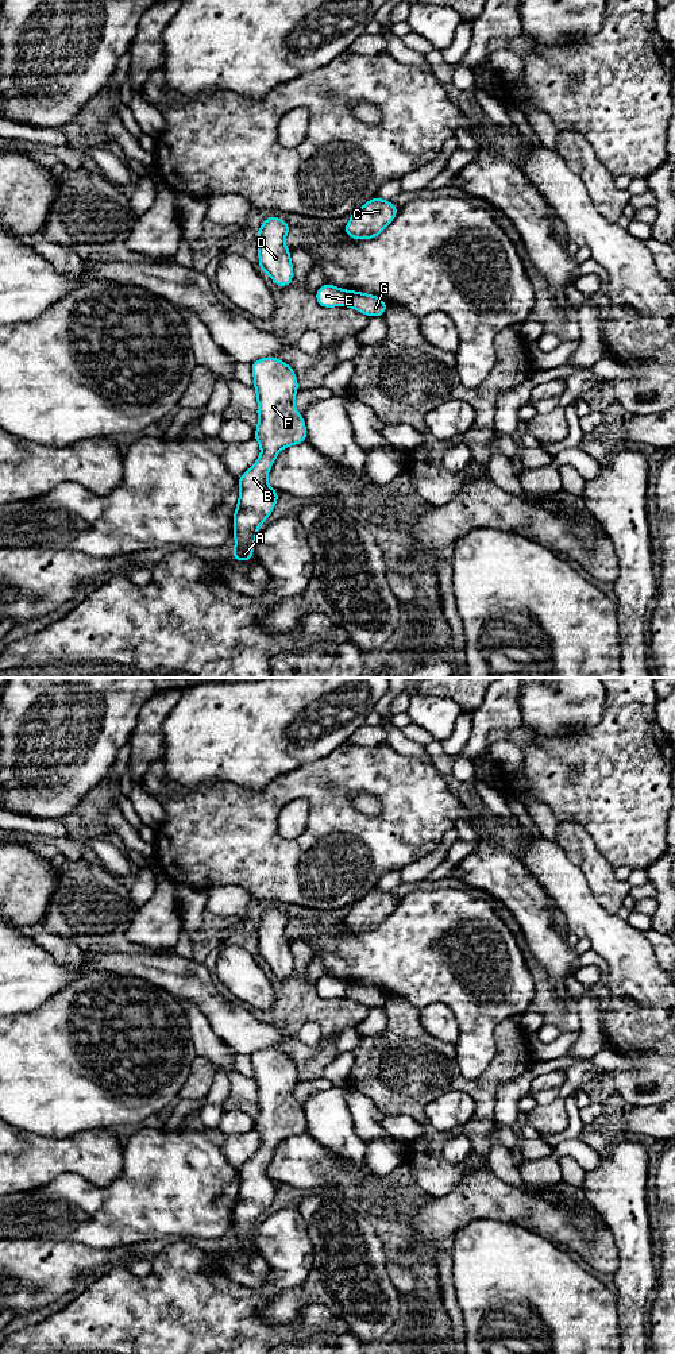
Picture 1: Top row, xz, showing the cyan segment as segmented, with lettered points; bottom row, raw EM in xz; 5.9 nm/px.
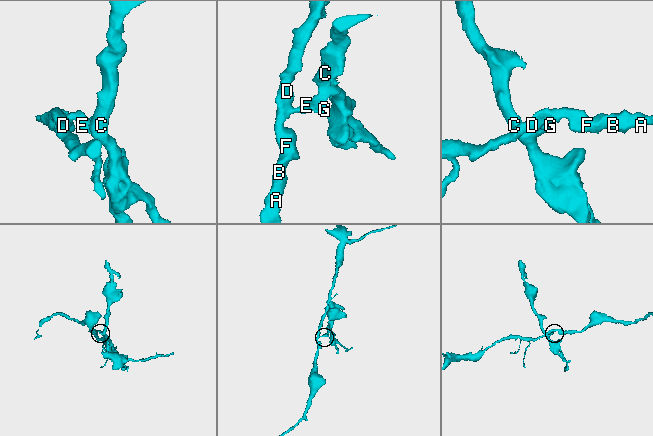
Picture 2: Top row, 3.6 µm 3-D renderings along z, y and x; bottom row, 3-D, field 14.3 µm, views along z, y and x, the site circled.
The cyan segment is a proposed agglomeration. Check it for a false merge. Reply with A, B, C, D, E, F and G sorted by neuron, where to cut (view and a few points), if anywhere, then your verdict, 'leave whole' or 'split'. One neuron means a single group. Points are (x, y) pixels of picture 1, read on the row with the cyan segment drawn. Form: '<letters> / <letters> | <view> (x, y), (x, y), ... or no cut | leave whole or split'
A B D E F / C G | xz (344, 290), (346, 304) | split

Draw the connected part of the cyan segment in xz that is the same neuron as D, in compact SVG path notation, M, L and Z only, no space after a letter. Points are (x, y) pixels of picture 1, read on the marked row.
M277 216L267 217L258 229L259 269L270 275L273 283L289 286L293 281L293 263L285 238L290 227Z

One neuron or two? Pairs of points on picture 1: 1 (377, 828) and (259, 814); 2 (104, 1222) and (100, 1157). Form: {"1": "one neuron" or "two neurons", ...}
{"1": "one neuron", "2": "two neurons"}

